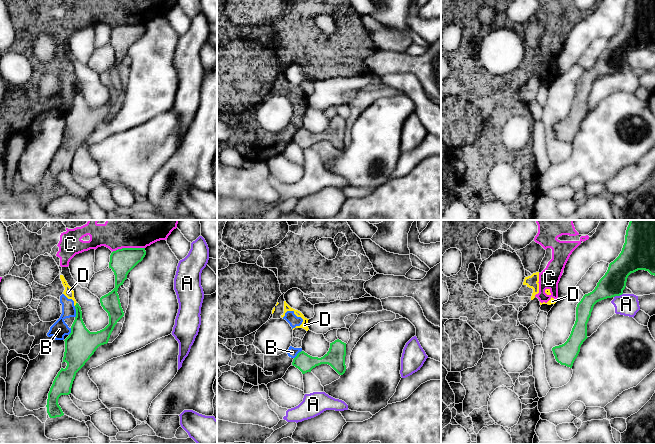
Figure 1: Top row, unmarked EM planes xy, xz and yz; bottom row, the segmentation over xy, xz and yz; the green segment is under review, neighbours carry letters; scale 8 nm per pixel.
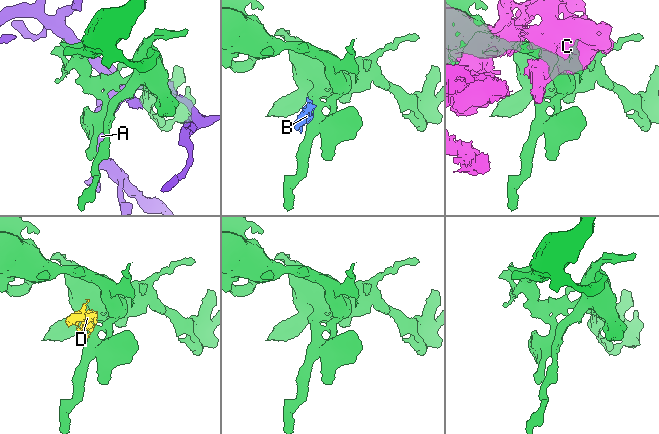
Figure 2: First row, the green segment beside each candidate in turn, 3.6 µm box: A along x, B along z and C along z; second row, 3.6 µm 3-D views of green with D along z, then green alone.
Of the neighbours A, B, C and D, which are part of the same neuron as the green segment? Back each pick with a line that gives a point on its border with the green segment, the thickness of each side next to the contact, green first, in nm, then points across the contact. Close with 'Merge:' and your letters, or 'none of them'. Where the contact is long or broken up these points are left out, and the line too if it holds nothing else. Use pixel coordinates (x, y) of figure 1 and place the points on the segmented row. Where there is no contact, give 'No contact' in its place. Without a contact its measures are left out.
Merge: none of them

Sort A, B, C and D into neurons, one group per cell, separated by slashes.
A / B C D

